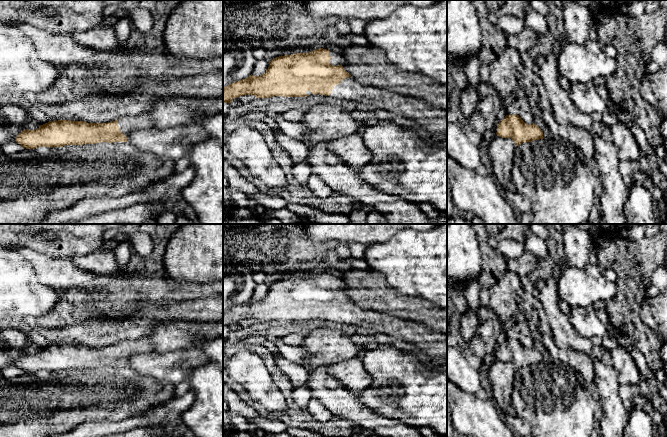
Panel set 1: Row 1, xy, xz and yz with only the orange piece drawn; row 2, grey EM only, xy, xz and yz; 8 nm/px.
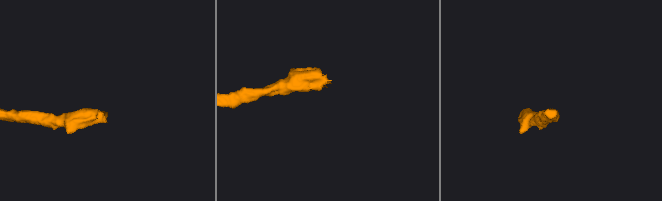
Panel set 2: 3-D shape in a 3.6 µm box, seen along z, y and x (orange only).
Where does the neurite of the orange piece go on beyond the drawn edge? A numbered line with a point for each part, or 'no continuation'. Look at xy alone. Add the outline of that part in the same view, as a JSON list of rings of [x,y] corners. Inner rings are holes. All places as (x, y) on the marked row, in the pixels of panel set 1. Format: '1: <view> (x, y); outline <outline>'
1: xy (127, 124); outline [[[149,113],[139,116],[126,116],[118,120],[120,131],[128,137],[128,135],[136,130],[144,130],[155,126],[155,121]]]

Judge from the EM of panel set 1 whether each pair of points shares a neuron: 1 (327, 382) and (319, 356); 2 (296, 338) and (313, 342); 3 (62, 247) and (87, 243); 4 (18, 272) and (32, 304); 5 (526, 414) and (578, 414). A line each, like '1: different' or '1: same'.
1: different
2: different
3: same
4: same
5: same

